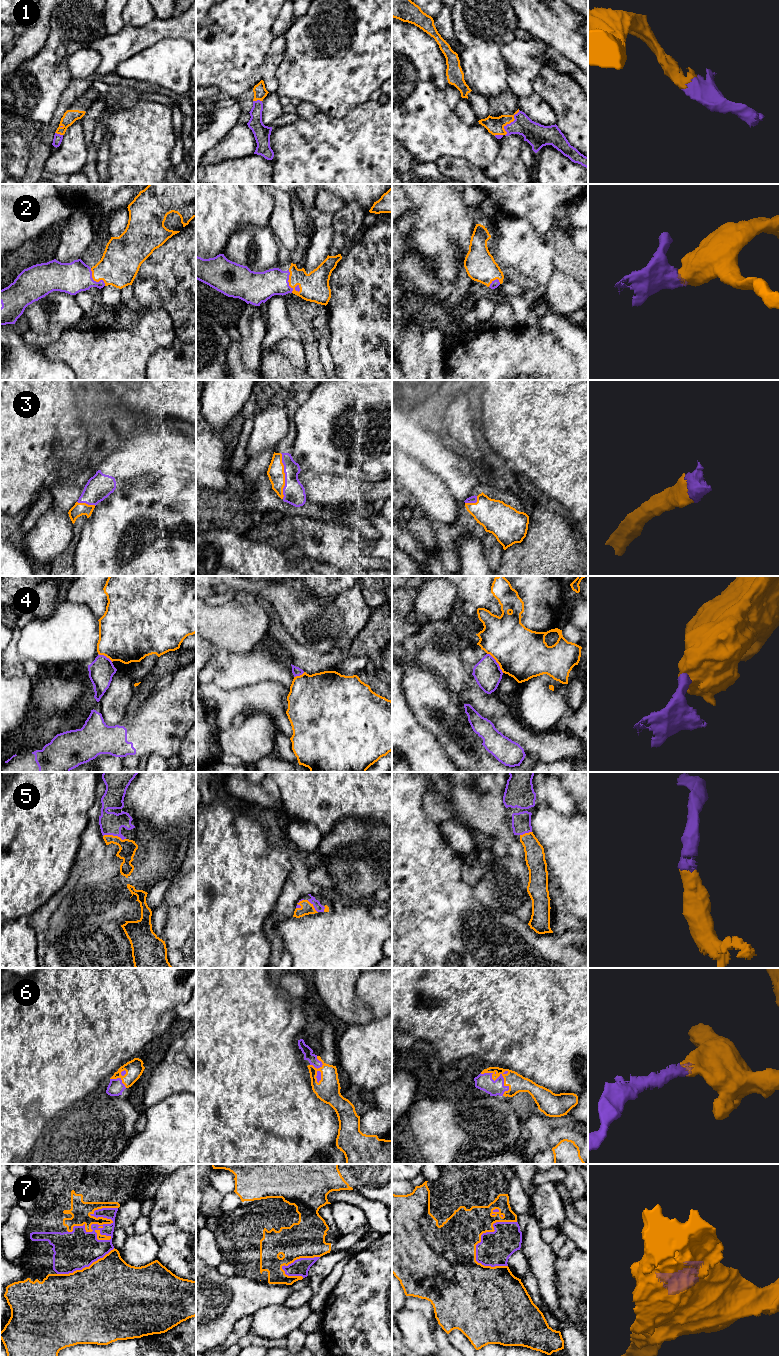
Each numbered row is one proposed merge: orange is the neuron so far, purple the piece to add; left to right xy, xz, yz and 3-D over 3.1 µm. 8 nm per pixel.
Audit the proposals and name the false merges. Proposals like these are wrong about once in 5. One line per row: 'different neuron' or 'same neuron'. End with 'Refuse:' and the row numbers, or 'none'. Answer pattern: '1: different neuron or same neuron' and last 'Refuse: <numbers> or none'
1: same neuron
2: same neuron
3: same neuron
4: different neuron
5: same neuron
6: same neuron
7: same neuron
Refuse: 4

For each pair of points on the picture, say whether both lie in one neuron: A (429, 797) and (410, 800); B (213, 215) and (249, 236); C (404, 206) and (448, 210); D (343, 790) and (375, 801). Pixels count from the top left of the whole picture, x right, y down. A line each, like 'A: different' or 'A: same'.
A: different
B: different
C: different
D: same

